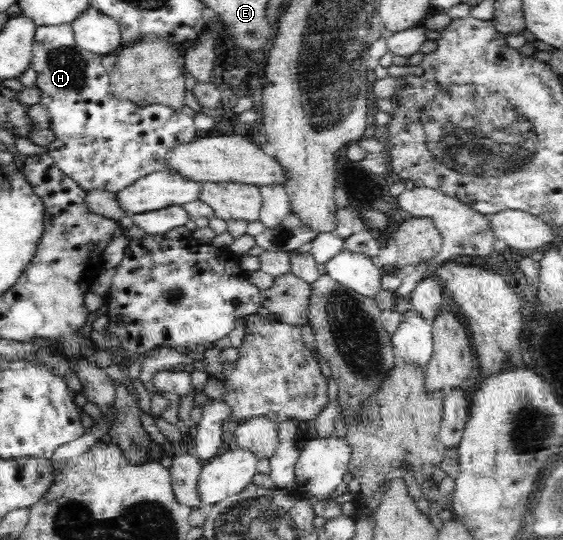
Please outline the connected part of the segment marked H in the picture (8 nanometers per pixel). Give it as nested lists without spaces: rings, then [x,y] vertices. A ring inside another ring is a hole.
[[[41,25],[36,27],[30,68],[37,72],[35,87],[41,89],[40,105],[49,112],[48,128],[55,139],[46,145],[47,152],[55,160],[57,167],[76,181],[86,192],[102,189],[118,193],[133,185],[141,176],[149,175],[165,163],[165,155],[170,148],[181,143],[189,143],[198,137],[194,117],[181,110],[175,111],[162,105],[138,107],[130,99],[119,101],[109,93],[109,73],[101,63],[101,56],[81,50],[76,46],[72,25]]]

